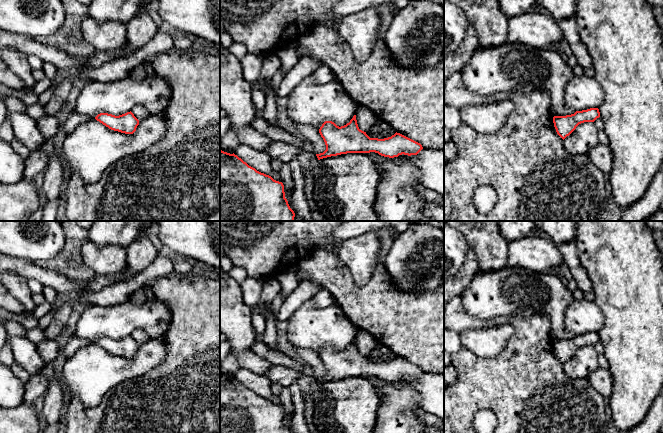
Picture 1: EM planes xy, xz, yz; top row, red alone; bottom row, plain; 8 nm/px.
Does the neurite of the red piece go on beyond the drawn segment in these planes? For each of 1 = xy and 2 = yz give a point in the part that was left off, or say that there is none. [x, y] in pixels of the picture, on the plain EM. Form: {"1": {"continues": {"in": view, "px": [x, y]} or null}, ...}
{"1": {"continues": null}, "2": {"continues": null}}

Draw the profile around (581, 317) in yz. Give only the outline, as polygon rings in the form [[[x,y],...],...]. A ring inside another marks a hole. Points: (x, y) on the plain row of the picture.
[[[574,300],[566,309],[565,327],[576,335],[599,332],[604,316],[595,301]]]

